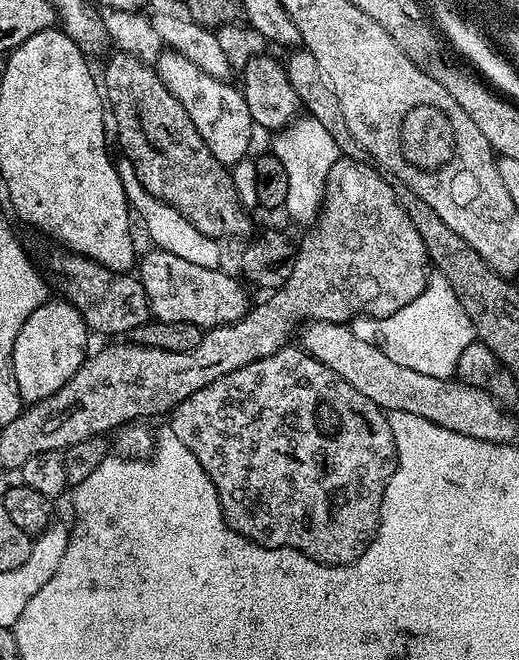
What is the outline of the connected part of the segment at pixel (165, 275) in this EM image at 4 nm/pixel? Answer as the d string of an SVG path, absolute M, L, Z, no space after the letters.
M151 251L146 253L145 256L143 253L139 257L138 269L140 268L140 272L138 271L138 279L148 296L148 306L155 319L162 322L190 322L207 330L240 320L250 311L248 296L244 293L245 285L239 279L236 281L234 277L227 276L224 270L220 268L202 266L195 259L178 252Z

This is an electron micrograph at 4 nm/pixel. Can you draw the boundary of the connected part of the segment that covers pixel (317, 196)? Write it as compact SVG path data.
M315 115L304 116L279 129L272 140L271 155L282 162L290 190L286 190L284 208L300 224L311 225L320 215L320 205L324 202L324 187L330 174L330 166L342 158L342 145L330 136L329 131Z

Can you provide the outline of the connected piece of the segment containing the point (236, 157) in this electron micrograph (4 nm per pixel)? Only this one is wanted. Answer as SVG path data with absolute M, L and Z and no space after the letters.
M164 50L154 67L162 82L178 102L182 102L186 114L190 114L190 122L198 126L198 134L202 134L202 142L210 146L214 158L225 166L241 163L252 144L254 125L250 118L250 110L246 106L246 98L239 87L231 88L231 83L210 78L206 70L198 70L194 62L190 62L181 52Z

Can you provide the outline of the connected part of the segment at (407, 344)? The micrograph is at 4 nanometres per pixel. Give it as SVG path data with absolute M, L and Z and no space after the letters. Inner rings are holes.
M429 275L428 285L424 287L422 294L418 294L414 302L402 306L402 311L404 311L404 316L416 316L416 320L394 320L394 342L396 344L387 345L389 360L402 366L410 366L422 374L451 377L456 370L458 354L462 354L462 350L466 350L466 346L477 339L474 326L470 322L470 314L462 310L462 302L458 302L458 294L454 294L454 286L450 286L450 282L446 282L444 276ZM412 324L420 324L420 328L428 332L428 340L436 344L436 352L432 352L432 356L412 356L412 340L404 336L404 332L408 332Z

